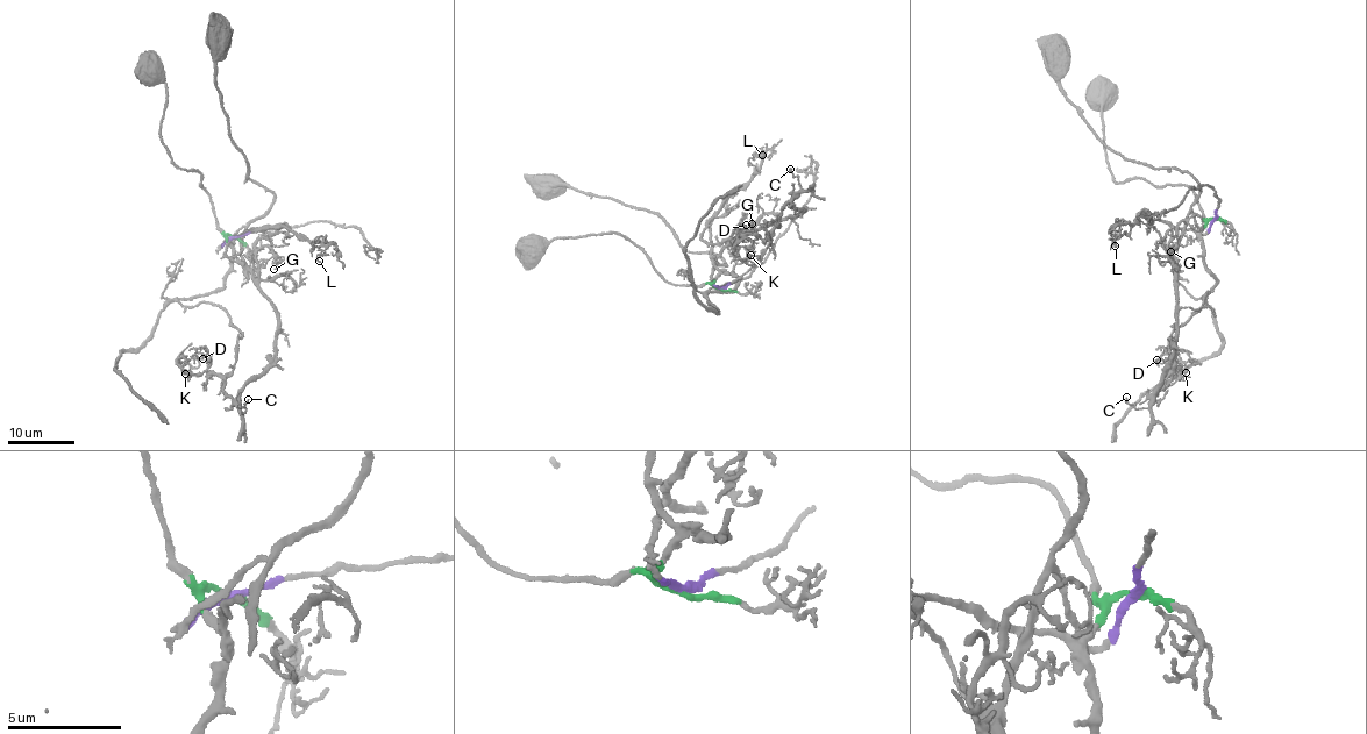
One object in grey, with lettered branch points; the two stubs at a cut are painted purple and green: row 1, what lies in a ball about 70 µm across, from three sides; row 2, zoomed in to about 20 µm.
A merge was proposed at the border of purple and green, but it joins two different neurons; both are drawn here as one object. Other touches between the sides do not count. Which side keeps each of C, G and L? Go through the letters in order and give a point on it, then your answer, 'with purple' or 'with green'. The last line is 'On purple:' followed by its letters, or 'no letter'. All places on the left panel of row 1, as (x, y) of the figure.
C: at (248, 399); with purple
G: at (273, 269); with purple
L: at (319, 261); with green
On purple: C, G

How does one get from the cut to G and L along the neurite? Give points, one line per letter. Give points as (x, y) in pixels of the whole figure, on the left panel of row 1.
G: (234, 236), (220, 246), (243, 227), (242, 262), (261, 268), (273, 251), (277, 265), (273, 269)
L: (233, 236), (227, 237), (233, 246), (233, 240), (257, 228), (284, 226), (308, 241), (321, 236), (320, 262)

